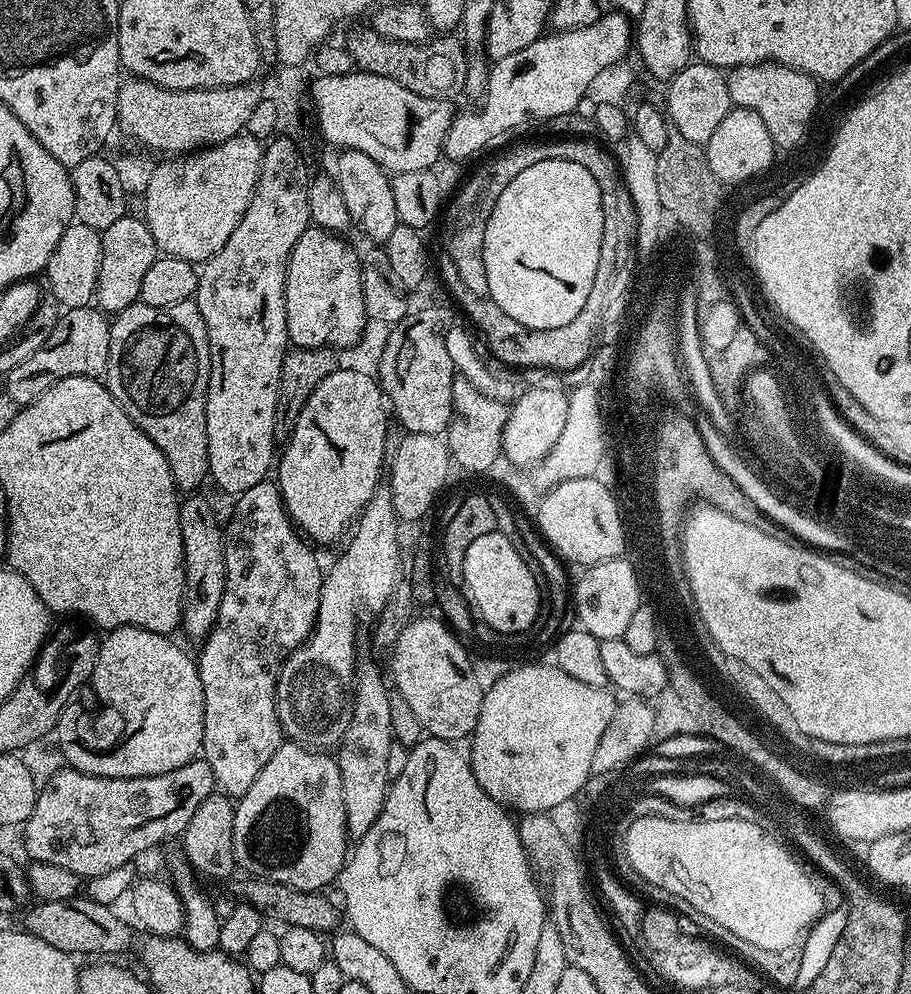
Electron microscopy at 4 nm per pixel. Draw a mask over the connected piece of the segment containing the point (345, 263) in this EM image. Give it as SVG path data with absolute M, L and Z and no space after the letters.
M309 226L298 238L288 259L284 287L286 330L289 341L298 348L330 348L341 350L356 344L365 323L362 298L361 257L336 234Z

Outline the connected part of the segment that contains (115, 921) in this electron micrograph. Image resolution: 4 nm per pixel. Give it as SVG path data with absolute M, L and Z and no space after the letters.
M73 898L63 900L62 902L36 902L31 905L23 913L24 924L23 931L28 932L31 936L42 938L42 942L46 942L50 946L54 946L58 950L69 954L77 954L76 952L124 952L132 944L132 928L133 925L127 924L124 920L119 920L110 909L107 903L101 902L96 898Z

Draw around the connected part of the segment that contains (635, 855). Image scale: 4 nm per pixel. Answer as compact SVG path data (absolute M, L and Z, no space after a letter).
M656 816L638 817L633 825L626 830L623 850L626 852L626 858L629 860L629 866L638 872L646 882L652 882L655 886L660 886L663 890L668 890L679 898L686 898L694 910L702 910L708 920L718 922L718 926L726 926L730 934L742 938L742 942L750 942L750 946L762 946L762 950L781 950L787 948L796 948L798 942L796 939L811 926L823 913L822 898L818 890L814 890L814 884L811 882L811 875L804 873L805 865L801 862L788 860L784 852L780 852L777 844L771 844L765 837L756 836L752 828L748 828L748 823L744 821L722 821L712 822L703 818L693 818L686 822L667 821L666 818Z

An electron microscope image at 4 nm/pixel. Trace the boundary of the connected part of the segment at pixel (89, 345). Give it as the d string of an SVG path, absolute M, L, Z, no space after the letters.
M92 306L67 309L54 326L50 338L46 338L30 358L18 362L18 366L6 373L6 395L14 398L16 405L23 406L34 403L50 386L71 376L103 377L108 371L109 354L109 317Z

